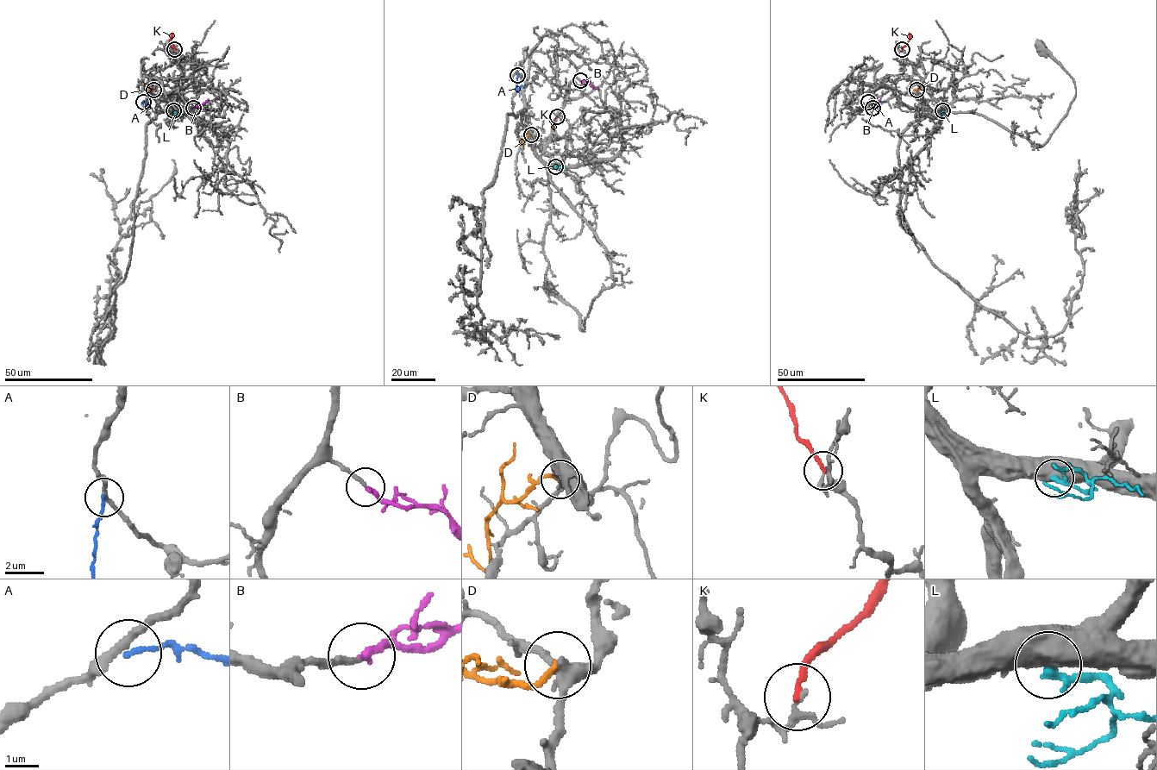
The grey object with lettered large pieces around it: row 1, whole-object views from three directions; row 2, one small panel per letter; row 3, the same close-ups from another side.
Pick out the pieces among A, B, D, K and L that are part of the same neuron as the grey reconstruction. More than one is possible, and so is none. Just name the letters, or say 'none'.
B

